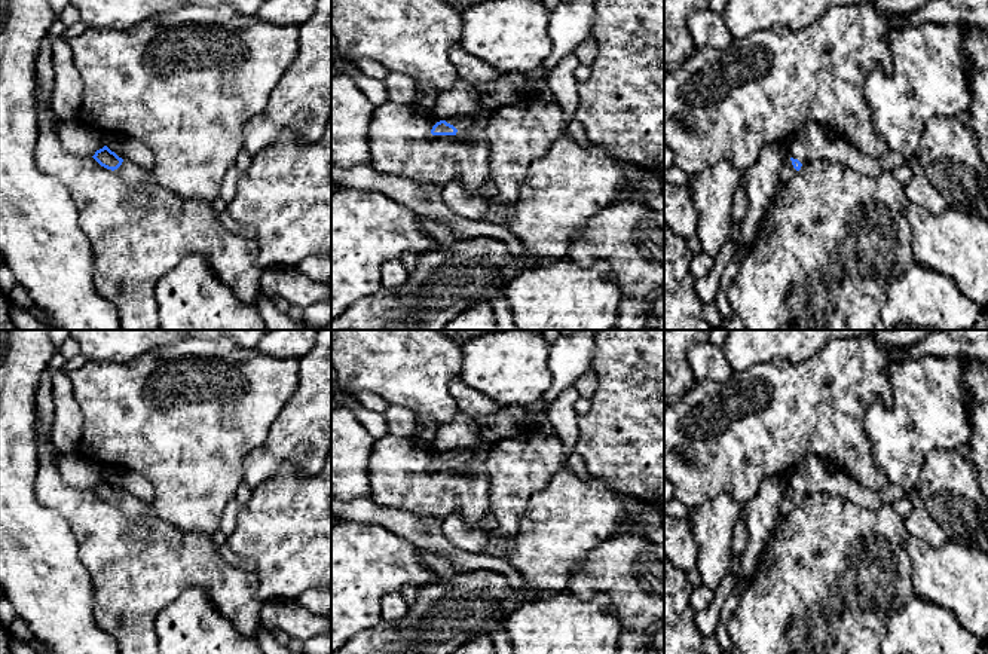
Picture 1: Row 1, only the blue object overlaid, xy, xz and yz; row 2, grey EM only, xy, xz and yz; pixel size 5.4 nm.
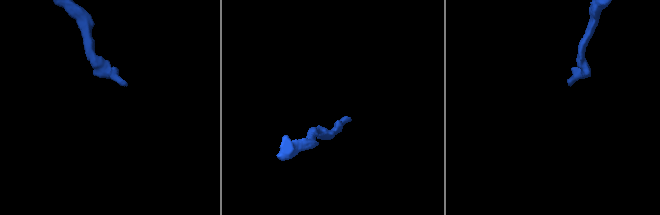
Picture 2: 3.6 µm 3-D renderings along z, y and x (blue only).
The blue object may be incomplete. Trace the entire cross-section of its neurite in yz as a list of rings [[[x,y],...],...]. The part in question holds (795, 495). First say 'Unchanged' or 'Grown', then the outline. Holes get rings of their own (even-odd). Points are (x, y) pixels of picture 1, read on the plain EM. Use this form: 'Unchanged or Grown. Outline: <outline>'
Grown. Outline: [[[787,490],[780,504],[780,514],[786,516],[795,510],[795,507],[801,502],[802,496],[798,492]]]

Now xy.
Grown. Outline: [[[107,479],[97,483],[92,489],[101,499],[114,504],[123,514],[131,519],[140,519],[143,516],[143,510],[152,504],[146,504],[141,499],[123,493],[114,485],[111,485]]]

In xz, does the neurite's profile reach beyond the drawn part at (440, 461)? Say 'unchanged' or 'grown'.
grown

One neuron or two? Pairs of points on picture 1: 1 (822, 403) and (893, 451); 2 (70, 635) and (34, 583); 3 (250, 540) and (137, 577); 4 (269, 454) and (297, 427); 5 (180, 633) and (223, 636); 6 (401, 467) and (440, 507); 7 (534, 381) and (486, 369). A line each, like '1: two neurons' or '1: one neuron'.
1: two neurons
2: one neuron
3: two neurons
4: one neuron
5: one neuron
6: one neuron
7: one neuron

